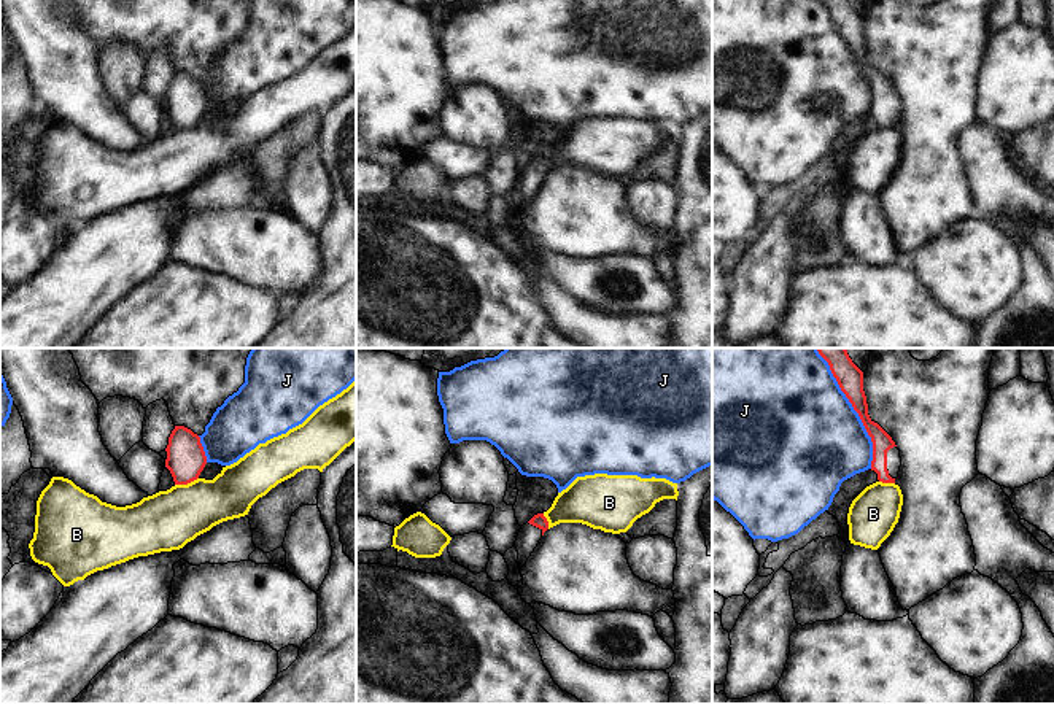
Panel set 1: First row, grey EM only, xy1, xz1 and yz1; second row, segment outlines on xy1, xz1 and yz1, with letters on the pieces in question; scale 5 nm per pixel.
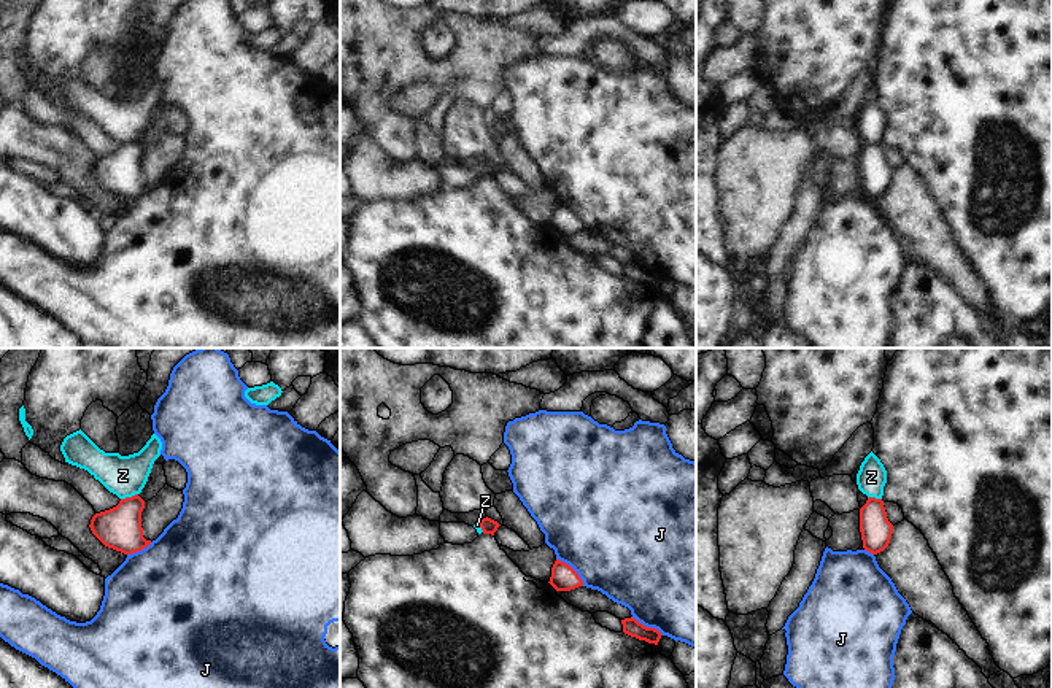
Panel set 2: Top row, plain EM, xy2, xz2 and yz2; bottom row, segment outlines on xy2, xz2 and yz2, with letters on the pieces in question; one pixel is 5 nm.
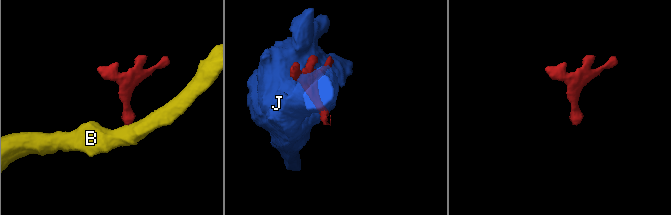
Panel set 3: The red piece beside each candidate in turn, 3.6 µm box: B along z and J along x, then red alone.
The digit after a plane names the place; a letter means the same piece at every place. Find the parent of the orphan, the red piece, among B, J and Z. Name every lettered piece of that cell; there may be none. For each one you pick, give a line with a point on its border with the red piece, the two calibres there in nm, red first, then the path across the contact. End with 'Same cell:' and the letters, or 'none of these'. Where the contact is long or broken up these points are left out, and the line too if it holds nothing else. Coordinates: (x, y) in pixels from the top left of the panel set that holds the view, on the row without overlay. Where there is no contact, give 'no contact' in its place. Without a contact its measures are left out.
Same cell: none of these

